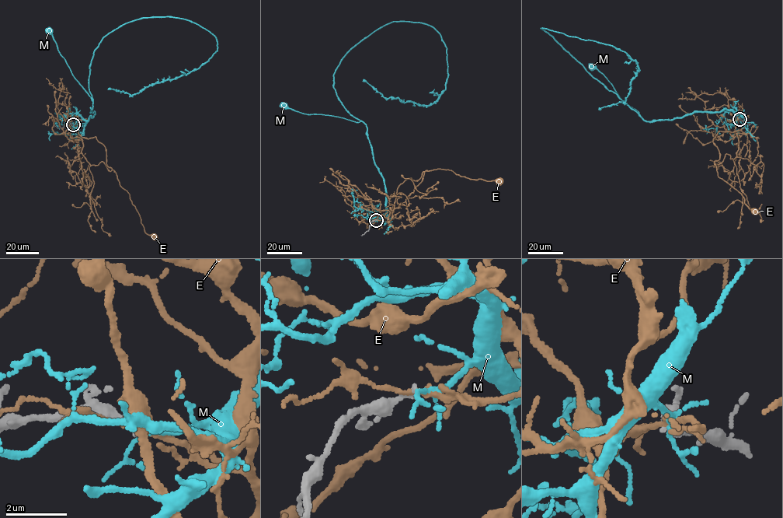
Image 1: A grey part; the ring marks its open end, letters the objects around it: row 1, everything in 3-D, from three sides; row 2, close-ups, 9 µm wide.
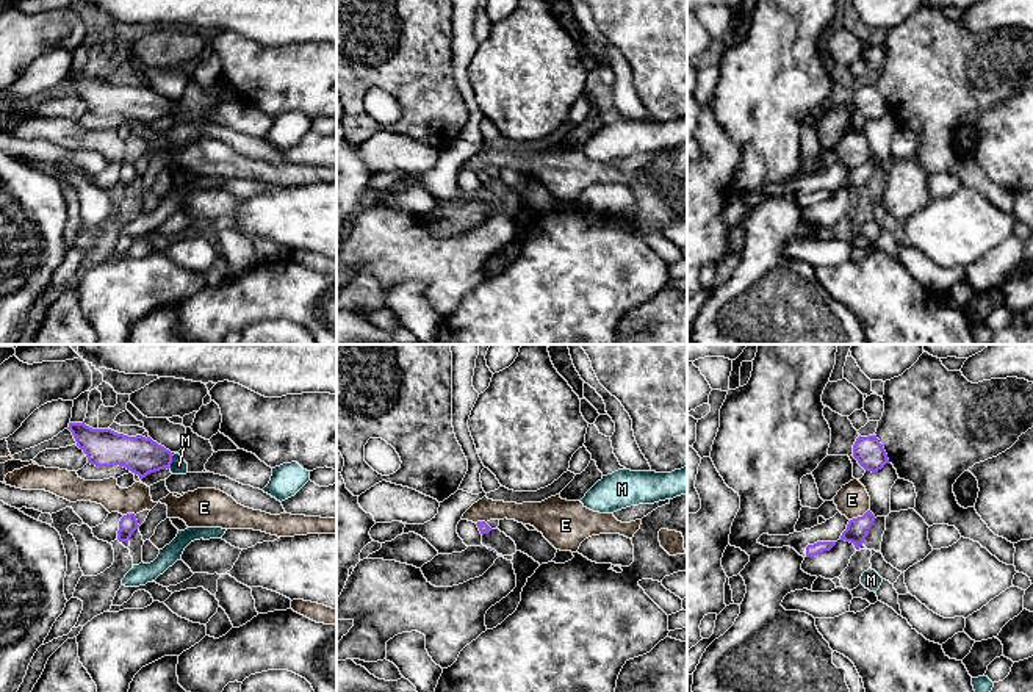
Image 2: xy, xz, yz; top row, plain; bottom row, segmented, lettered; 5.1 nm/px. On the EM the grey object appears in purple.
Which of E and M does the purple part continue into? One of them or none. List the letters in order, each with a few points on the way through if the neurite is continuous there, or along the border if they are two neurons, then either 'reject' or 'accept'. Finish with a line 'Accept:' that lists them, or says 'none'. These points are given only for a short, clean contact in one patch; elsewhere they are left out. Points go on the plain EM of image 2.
E: reject
M: runs through xy (143, 105), (163, 107), (171, 111), (179, 115); accept
Accept: M

